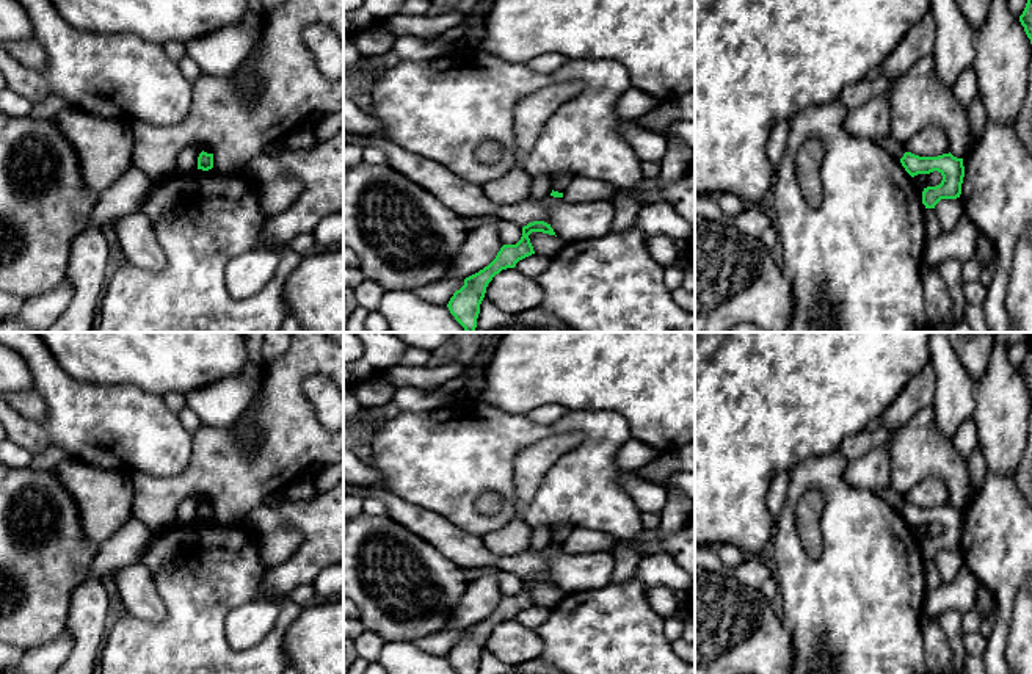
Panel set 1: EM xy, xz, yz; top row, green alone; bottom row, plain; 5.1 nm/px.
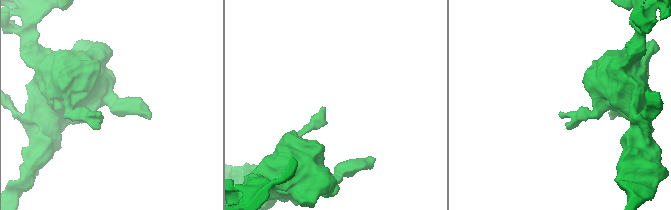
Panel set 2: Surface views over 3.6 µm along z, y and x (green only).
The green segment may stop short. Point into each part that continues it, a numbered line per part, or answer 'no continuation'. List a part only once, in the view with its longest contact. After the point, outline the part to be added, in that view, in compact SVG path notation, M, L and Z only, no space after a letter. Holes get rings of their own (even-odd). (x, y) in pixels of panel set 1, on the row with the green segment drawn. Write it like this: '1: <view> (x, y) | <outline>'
no continuation

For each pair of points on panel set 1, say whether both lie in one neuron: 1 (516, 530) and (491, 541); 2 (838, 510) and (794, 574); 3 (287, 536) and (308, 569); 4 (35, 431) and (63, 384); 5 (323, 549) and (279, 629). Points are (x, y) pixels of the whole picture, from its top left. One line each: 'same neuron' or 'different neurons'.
1: same neuron
2: same neuron
3: different neurons
4: same neuron
5: different neurons

